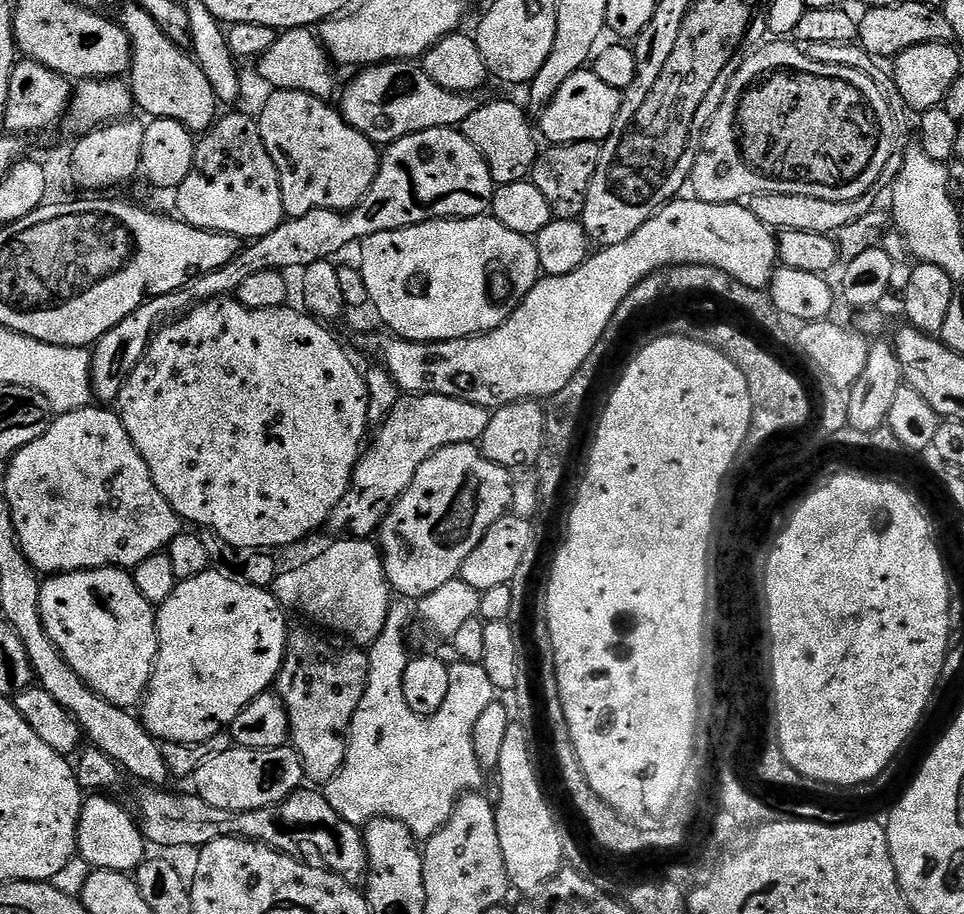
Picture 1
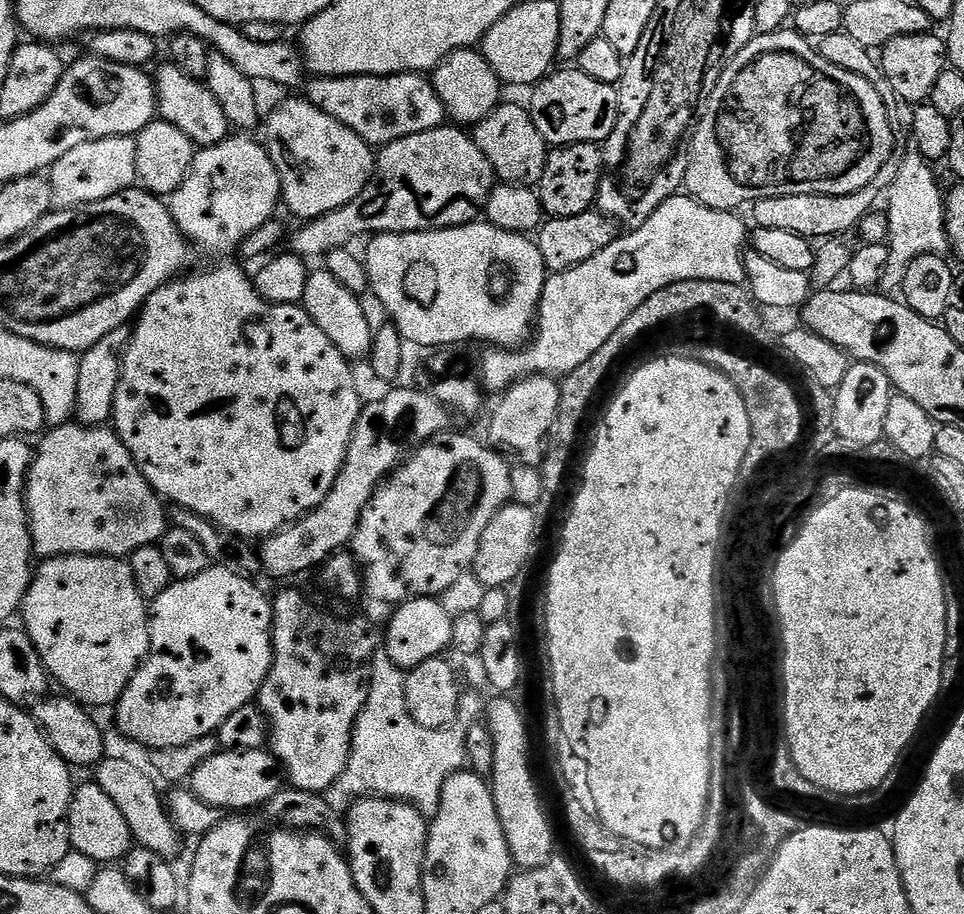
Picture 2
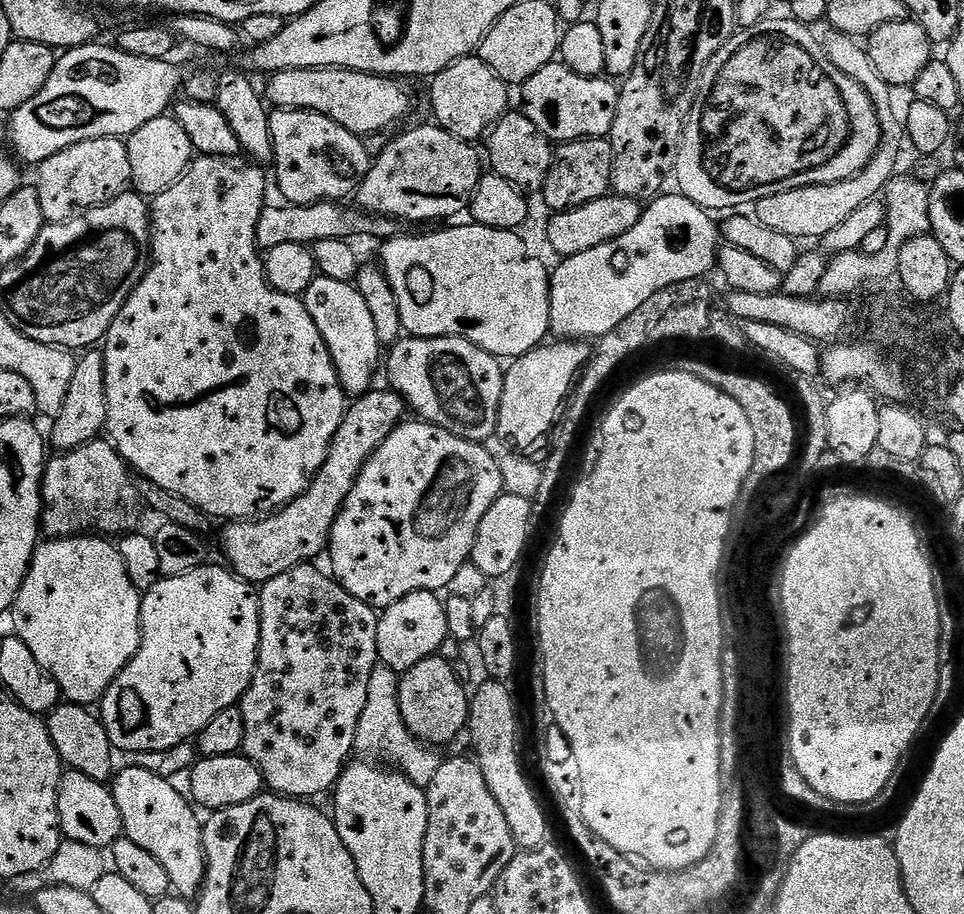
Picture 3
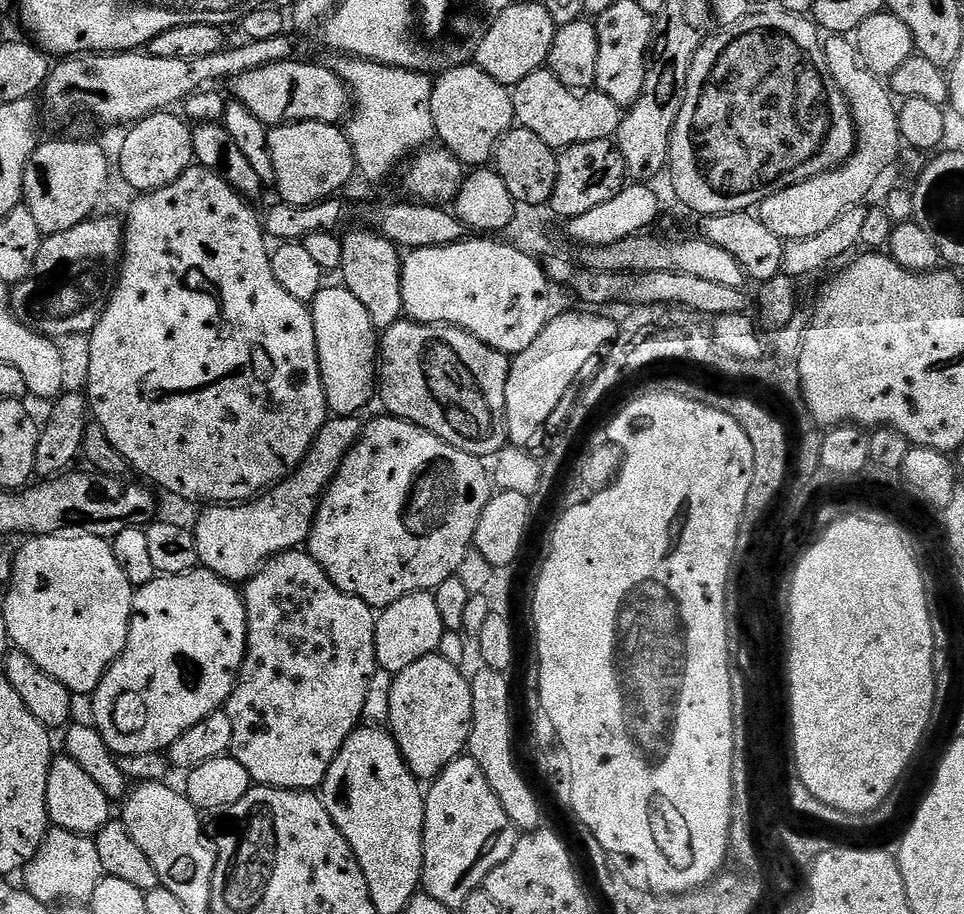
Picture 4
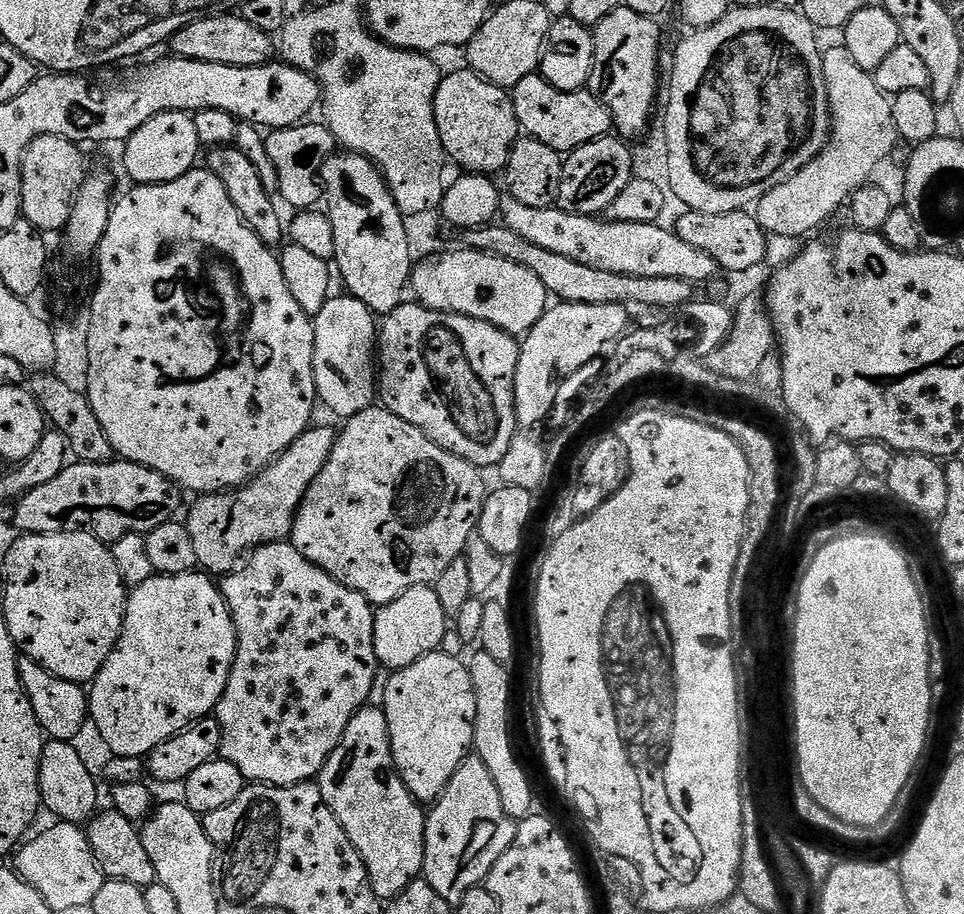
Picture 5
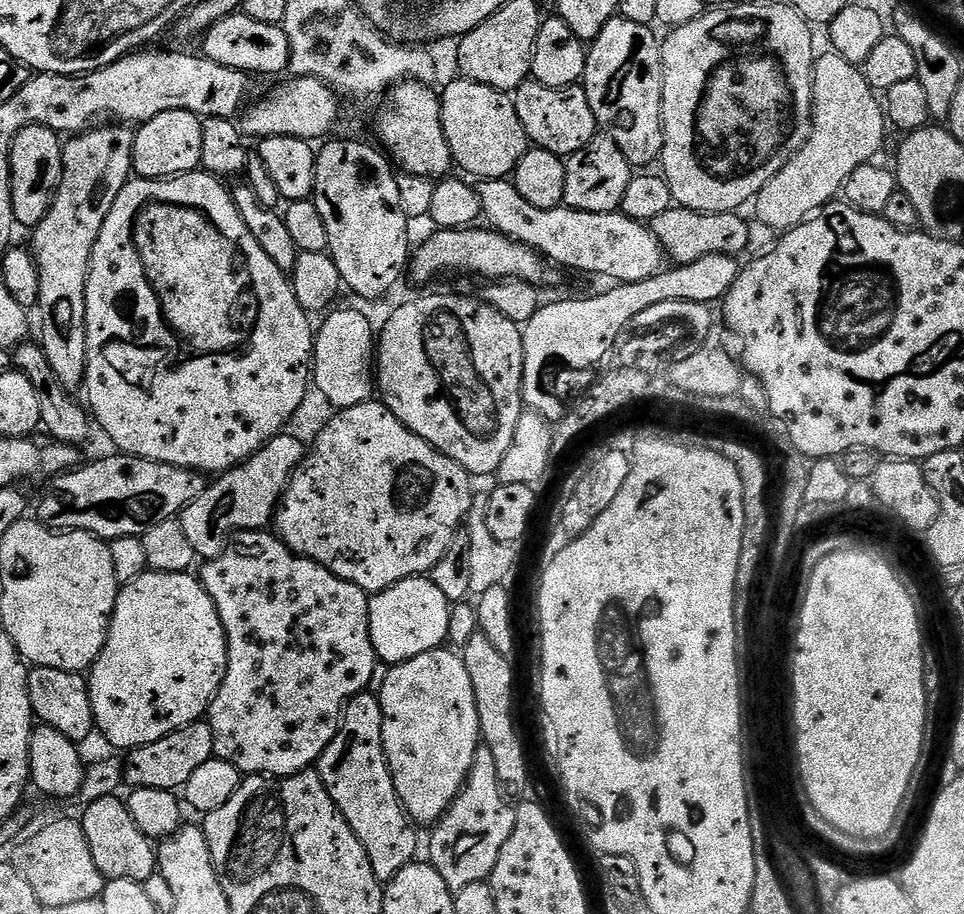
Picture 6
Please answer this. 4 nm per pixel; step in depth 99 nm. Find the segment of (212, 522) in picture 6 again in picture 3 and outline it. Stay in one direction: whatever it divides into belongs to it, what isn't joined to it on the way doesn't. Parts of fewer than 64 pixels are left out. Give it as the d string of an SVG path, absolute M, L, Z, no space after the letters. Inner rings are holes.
M369 390L363 396L353 399L347 405L344 421L338 426L338 434L334 434L332 445L328 451L326 462L322 470L312 479L312 484L298 498L294 498L279 512L271 513L263 518L251 520L237 520L223 525L224 528L224 556L227 567L236 575L241 576L248 584L262 586L270 582L270 578L278 578L278 574L286 574L286 570L294 570L294 566L315 561L315 556L325 551L328 547L330 530L343 510L346 498L358 478L358 474L364 469L364 464L386 442L386 438L406 416L406 405L400 397L400 393L391 390L376 392Z

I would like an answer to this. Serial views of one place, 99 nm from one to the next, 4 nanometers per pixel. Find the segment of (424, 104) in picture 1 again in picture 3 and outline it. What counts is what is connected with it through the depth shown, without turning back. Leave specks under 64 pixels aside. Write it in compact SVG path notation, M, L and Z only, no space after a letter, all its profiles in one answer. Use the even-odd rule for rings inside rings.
M295 68L285 72L271 73L266 88L266 100L273 109L306 110L329 116L338 126L350 130L355 136L369 138L375 132L392 128L408 112L408 92L399 79L391 76L374 76L371 72L355 72L349 68Z

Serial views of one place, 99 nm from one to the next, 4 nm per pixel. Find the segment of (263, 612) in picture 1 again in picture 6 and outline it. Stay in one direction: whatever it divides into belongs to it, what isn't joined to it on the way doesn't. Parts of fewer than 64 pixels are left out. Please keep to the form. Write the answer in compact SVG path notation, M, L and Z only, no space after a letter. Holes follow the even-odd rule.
M146 571L138 578L134 578L134 582L123 585L117 594L116 605L112 611L112 621L108 627L108 640L104 643L102 654L92 664L86 676L95 731L101 732L114 747L124 748L123 750L141 748L150 742L158 742L158 738L166 738L166 734L170 734L174 730L197 723L207 713L209 704L222 686L227 669L228 639L224 633L222 618L218 618L218 610L210 598L210 594L206 594L206 590L199 579L188 572Z

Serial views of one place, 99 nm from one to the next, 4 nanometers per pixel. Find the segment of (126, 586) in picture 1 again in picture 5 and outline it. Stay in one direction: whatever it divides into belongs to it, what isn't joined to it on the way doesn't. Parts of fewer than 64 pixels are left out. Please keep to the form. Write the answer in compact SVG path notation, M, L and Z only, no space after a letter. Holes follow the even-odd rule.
M65 530L58 534L38 534L37 536L20 534L15 538L17 540L9 546L8 553L4 556L4 580L8 585L4 588L2 610L6 614L6 626L10 638L27 659L38 662L38 666L50 670L50 674L54 674L58 678L66 678L81 686L87 685L96 679L106 662L106 658L110 658L110 654L115 650L124 621L124 607L128 604L129 589L122 582L122 574L118 574L118 566L114 566L111 547L105 541L98 539L97 536L93 536L88 530L79 532Z

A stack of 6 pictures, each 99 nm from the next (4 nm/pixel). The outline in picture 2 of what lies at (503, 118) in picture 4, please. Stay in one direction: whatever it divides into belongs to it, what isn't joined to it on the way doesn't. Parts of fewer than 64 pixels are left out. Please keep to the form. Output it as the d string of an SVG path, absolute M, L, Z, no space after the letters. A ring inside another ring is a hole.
M475 47L459 48L457 52L451 52L431 73L430 79L444 107L445 117L453 125L481 124L502 103L502 81L494 74L490 62L486 62L483 51Z

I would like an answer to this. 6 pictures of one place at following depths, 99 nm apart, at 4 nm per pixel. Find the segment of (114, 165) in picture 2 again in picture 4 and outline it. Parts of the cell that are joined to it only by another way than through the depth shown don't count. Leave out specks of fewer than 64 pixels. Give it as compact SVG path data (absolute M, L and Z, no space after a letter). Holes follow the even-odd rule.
M48 140L37 143L24 175L23 203L45 237L62 234L89 219L108 188L108 156L88 140Z

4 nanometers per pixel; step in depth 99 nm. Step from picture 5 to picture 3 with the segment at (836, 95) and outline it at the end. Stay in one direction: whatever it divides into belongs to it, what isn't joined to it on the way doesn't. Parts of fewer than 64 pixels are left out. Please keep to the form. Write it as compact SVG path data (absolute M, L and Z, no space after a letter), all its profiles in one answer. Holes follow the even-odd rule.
M828 30L820 40L822 50L826 58L830 58L830 66L838 66L846 78L854 78L868 92L868 97L872 99L872 105L876 108L876 117L880 120L880 144L876 148L876 153L868 159L868 165L854 178L846 178L846 182L834 182L833 184L819 184L818 186L806 186L805 188L795 188L782 194L774 194L770 198L757 200L754 205L754 215L762 226L767 226L770 230L778 230L778 234L786 234L797 242L803 240L819 241L830 230L835 230L854 214L866 202L877 199L883 193L884 187L890 182L892 176L897 175L896 163L900 160L900 147L905 147L906 132L896 121L896 112L892 109L890 89L886 82L874 70L874 62L870 62L870 54L867 47L857 37L847 36L835 30Z

